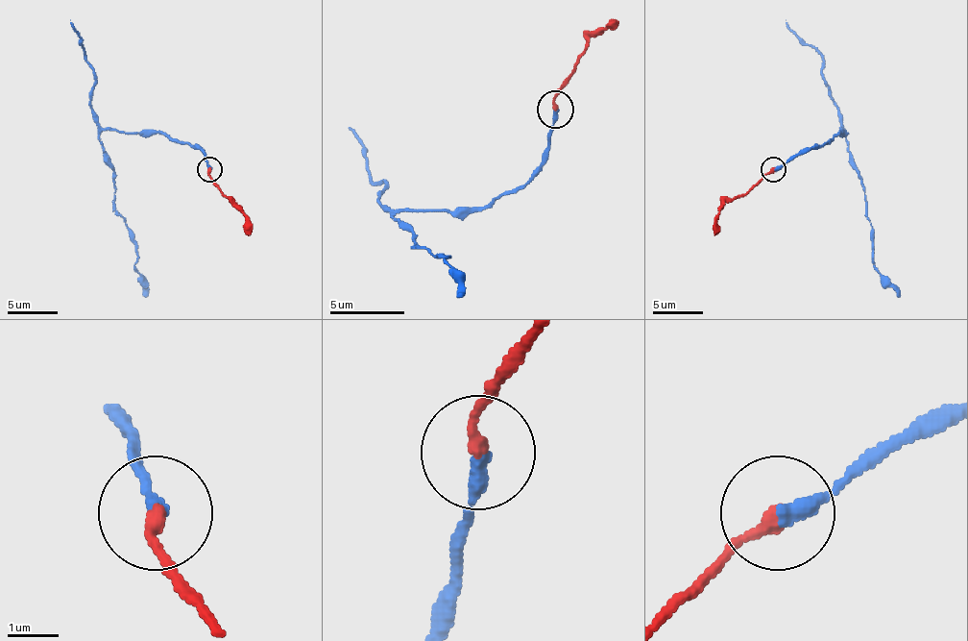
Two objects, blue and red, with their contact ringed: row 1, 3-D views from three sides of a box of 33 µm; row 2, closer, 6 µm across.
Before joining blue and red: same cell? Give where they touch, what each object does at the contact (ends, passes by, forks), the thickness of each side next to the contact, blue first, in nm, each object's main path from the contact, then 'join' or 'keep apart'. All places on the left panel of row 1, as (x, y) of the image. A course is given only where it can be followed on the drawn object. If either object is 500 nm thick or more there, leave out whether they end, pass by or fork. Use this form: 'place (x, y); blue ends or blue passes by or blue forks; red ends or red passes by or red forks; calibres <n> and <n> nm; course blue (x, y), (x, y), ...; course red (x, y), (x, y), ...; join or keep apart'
place (209, 169); blue ends; red ends; calibres 300 and 240 nm; course blue (208, 169), (205, 157), (158, 132), (101, 132), (98, 142), (116, 186), (113, 209), (129, 227), (146, 297); course red (208, 169), (208, 177), (244, 214), (251, 234); join

